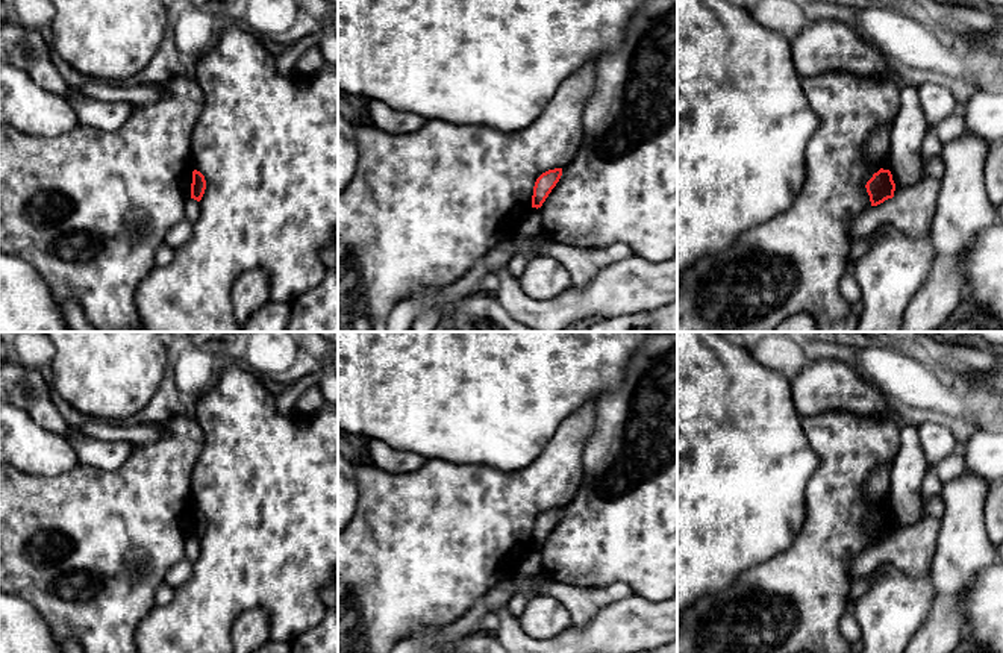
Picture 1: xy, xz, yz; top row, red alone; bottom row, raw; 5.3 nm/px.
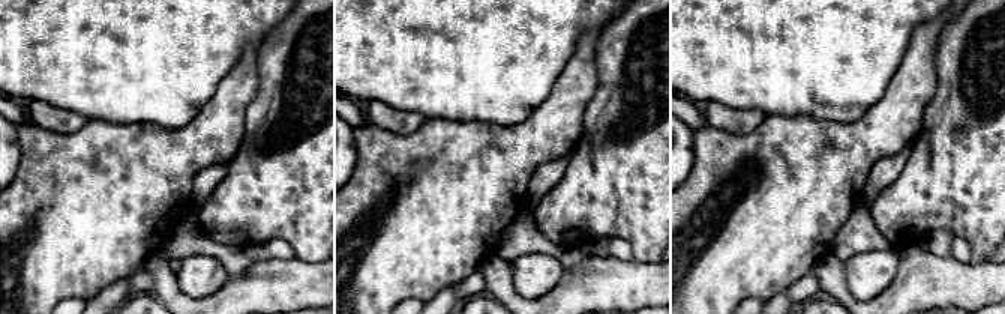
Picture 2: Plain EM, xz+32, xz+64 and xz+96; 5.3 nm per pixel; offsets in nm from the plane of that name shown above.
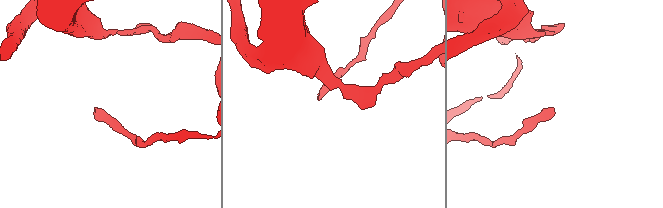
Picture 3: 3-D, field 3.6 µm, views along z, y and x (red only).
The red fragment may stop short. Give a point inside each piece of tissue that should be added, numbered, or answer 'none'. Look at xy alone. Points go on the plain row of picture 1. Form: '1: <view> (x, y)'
none

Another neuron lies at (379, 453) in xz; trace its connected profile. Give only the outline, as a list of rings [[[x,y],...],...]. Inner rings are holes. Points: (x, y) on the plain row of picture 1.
[[[379,439],[364,441],[364,450],[371,465],[391,473],[408,473],[423,467],[424,458],[405,448],[389,447]]]

